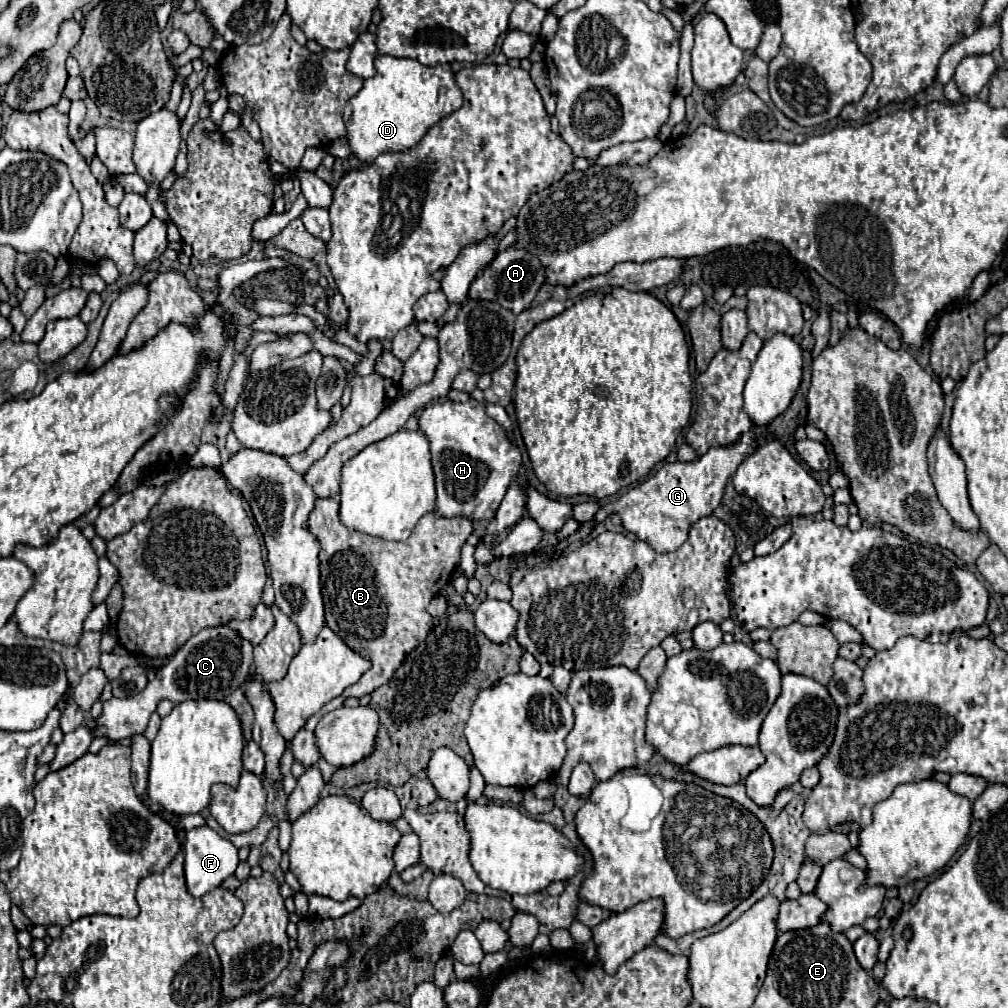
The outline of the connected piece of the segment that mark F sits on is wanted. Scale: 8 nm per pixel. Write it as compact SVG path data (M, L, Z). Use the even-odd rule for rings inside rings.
M208 826L192 828L186 832L186 842L184 842L184 878L186 878L186 888L192 896L204 896L206 892L218 888L228 876L234 874L238 866L238 850L234 848L232 842L224 840L218 836Z

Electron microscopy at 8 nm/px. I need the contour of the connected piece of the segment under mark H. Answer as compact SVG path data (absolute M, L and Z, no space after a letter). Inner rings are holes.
M470 398L468 402L444 400L426 404L418 418L418 430L422 430L422 434L430 442L432 468L436 478L436 512L444 518L462 516L472 522L492 518L506 494L512 476L516 476L522 466L522 450L518 446L514 448L506 430L494 418L490 418L484 412L484 404L474 398Z

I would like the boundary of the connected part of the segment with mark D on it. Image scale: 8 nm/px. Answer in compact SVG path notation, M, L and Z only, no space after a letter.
M376 56L376 76L370 80L364 80L362 90L350 98L344 106L344 124L348 130L348 144L362 162L372 164L378 154L384 152L406 152L414 148L422 136L432 128L442 116L448 116L450 112L458 110L462 106L462 92L456 86L454 74L448 64L436 64L436 66L422 66L418 60L410 58L394 58L394 56Z

